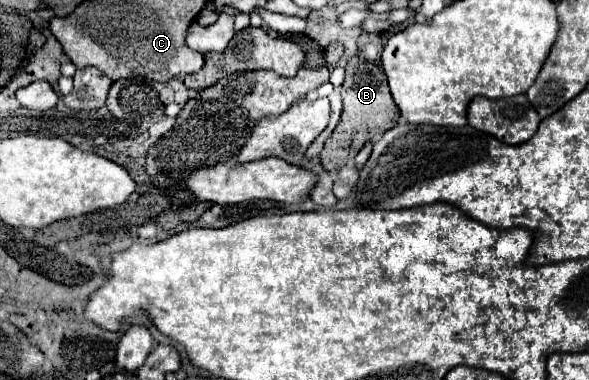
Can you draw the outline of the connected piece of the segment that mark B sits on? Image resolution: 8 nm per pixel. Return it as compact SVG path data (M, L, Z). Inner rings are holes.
M361 33L359 35L359 53L355 57L351 57L347 61L347 73L345 73L345 81L343 81L343 113L341 113L341 121L335 127L335 131L331 133L331 137L327 139L319 159L325 171L339 171L341 167L345 167L347 163L351 163L355 159L355 155L359 153L359 149L367 143L367 141L375 141L379 139L381 133L385 133L387 129L395 127L399 123L399 109L395 109L393 101L391 101L391 93L387 89L387 81L383 75L383 67L381 67L381 49L383 49L383 41L379 33Z

